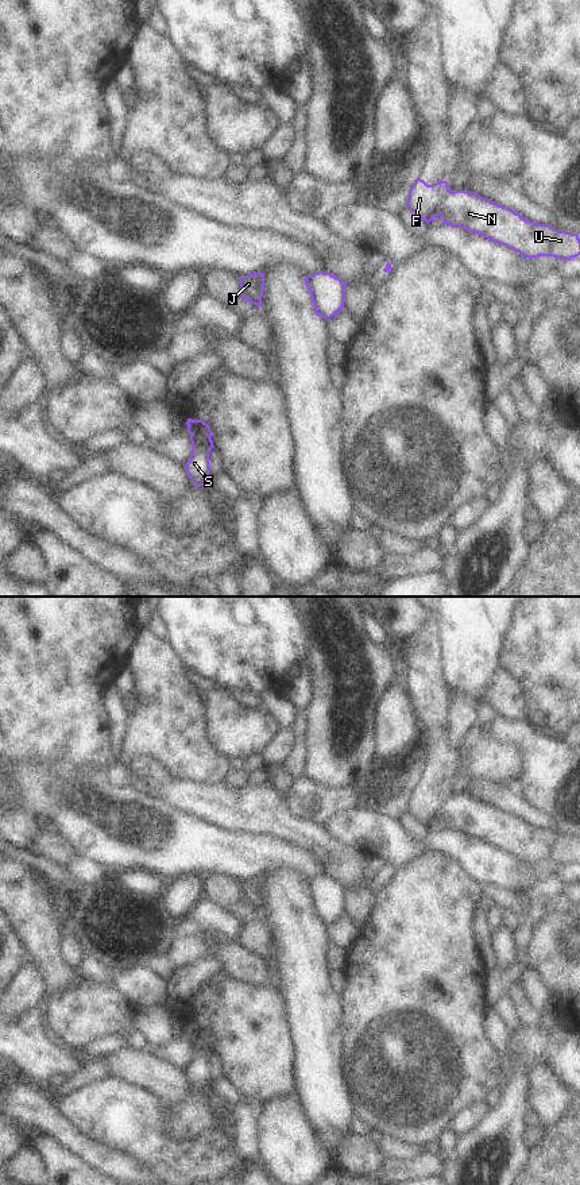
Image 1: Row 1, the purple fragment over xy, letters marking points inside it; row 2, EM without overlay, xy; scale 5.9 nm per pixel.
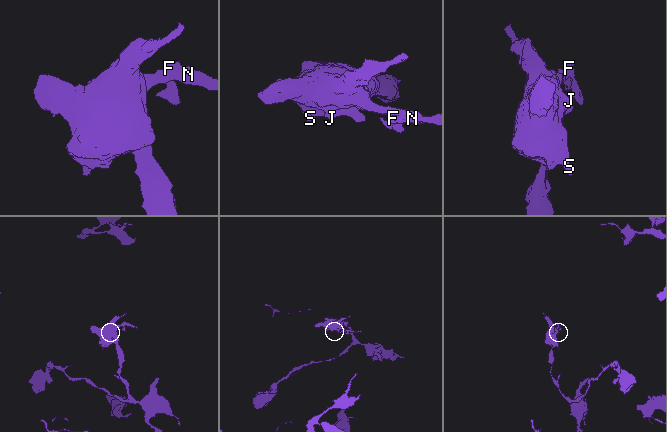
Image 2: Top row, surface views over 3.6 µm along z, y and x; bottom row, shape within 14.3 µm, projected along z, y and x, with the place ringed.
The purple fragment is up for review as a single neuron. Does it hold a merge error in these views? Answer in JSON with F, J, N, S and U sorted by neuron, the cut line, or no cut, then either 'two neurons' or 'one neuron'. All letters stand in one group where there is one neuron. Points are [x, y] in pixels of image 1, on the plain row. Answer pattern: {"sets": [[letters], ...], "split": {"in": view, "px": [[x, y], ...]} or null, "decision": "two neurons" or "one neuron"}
{"sets": [["F"], ["J", "N", "S", "U"]], "split": {"in": "xy", "px": [[449, 795], [433, 811], [425, 825]]}, "decision": "two neurons"}

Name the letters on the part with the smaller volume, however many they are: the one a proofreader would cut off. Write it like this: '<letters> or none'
F

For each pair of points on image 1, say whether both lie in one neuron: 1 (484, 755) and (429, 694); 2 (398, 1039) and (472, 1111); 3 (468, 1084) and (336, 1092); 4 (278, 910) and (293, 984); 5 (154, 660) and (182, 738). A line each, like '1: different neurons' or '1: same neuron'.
1: different neurons
2: different neurons
3: different neurons
4: same neuron
5: same neuron

